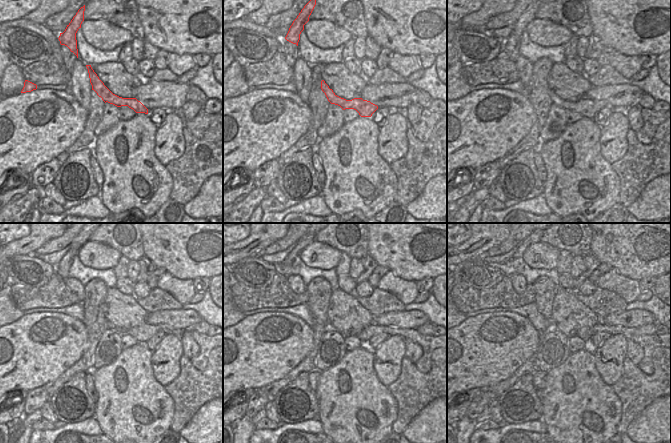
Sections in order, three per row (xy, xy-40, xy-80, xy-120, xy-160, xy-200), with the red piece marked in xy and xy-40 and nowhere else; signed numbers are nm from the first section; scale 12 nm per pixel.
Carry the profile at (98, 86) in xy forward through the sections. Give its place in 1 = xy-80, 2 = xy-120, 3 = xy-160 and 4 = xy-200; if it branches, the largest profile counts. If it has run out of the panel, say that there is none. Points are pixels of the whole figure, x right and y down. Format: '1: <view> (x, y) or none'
1: xy-80 (588, 108)
2: xy-120 (141, 333)
3: xy-160 (373, 329)
4: xy-200 (633, 334)

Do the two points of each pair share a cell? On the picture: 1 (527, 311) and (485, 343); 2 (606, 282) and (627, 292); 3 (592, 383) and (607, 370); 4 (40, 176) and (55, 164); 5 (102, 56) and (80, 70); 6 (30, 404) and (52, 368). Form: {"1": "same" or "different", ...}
{"1": "different", "2": "same", "3": "different", "4": "same", "5": "different", "6": "different"}

